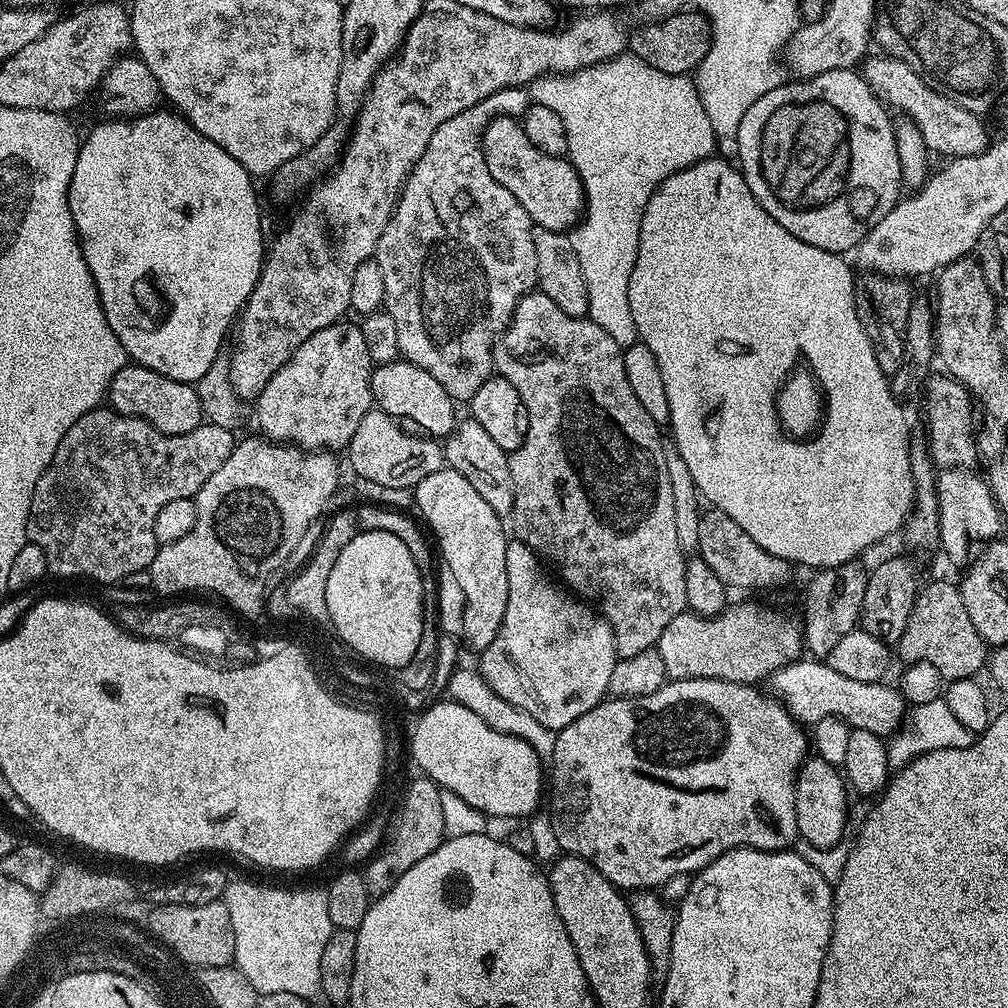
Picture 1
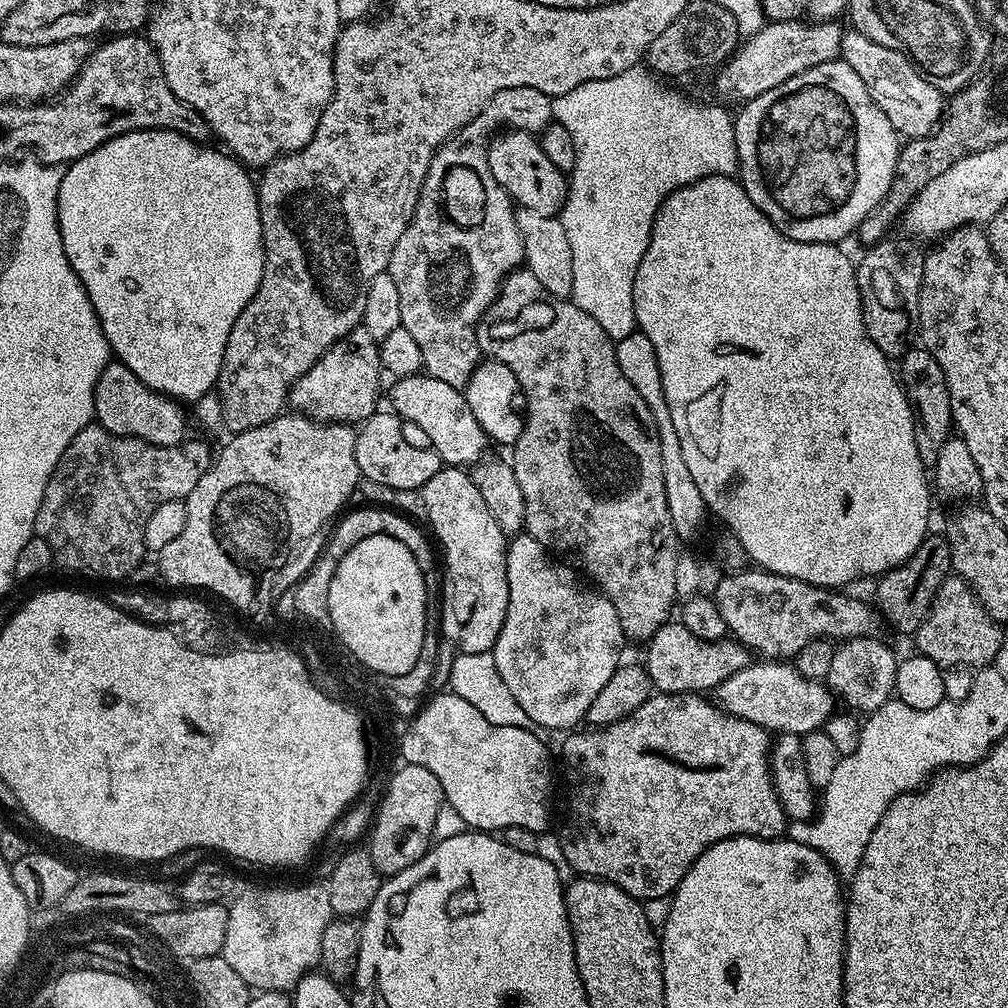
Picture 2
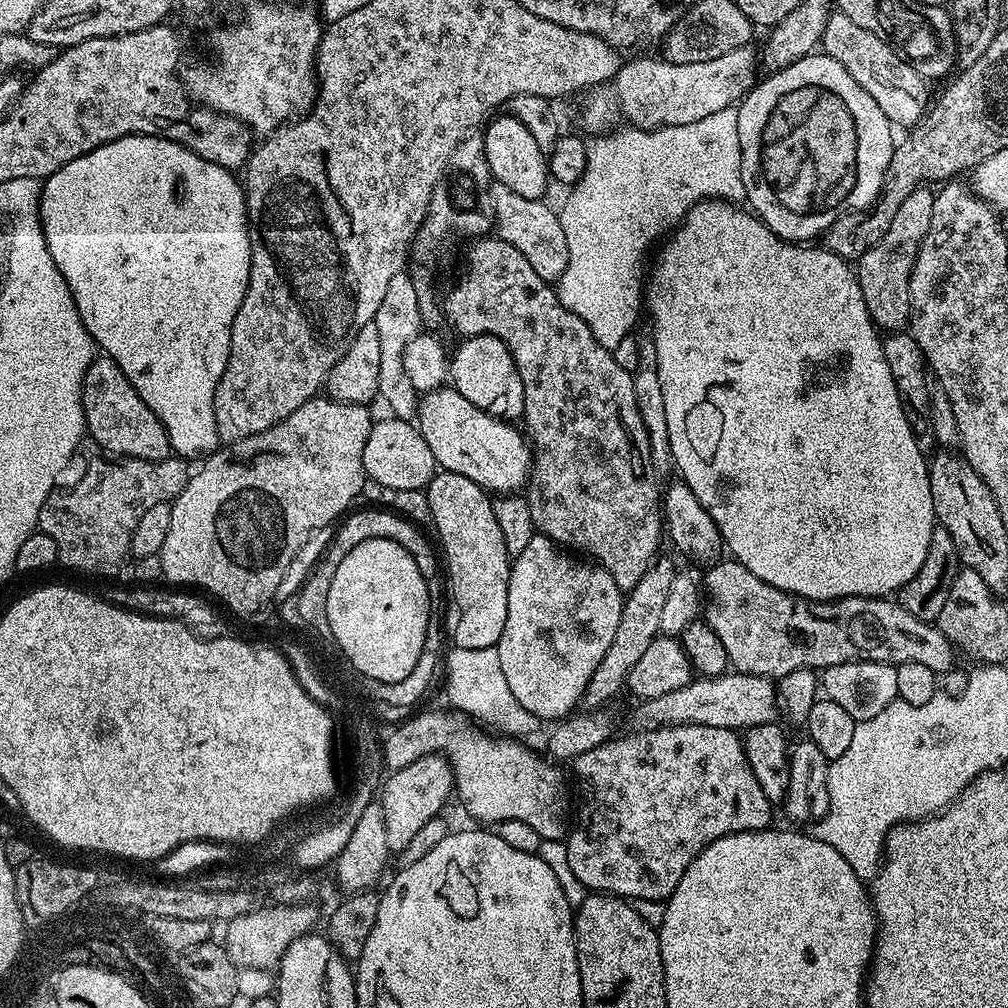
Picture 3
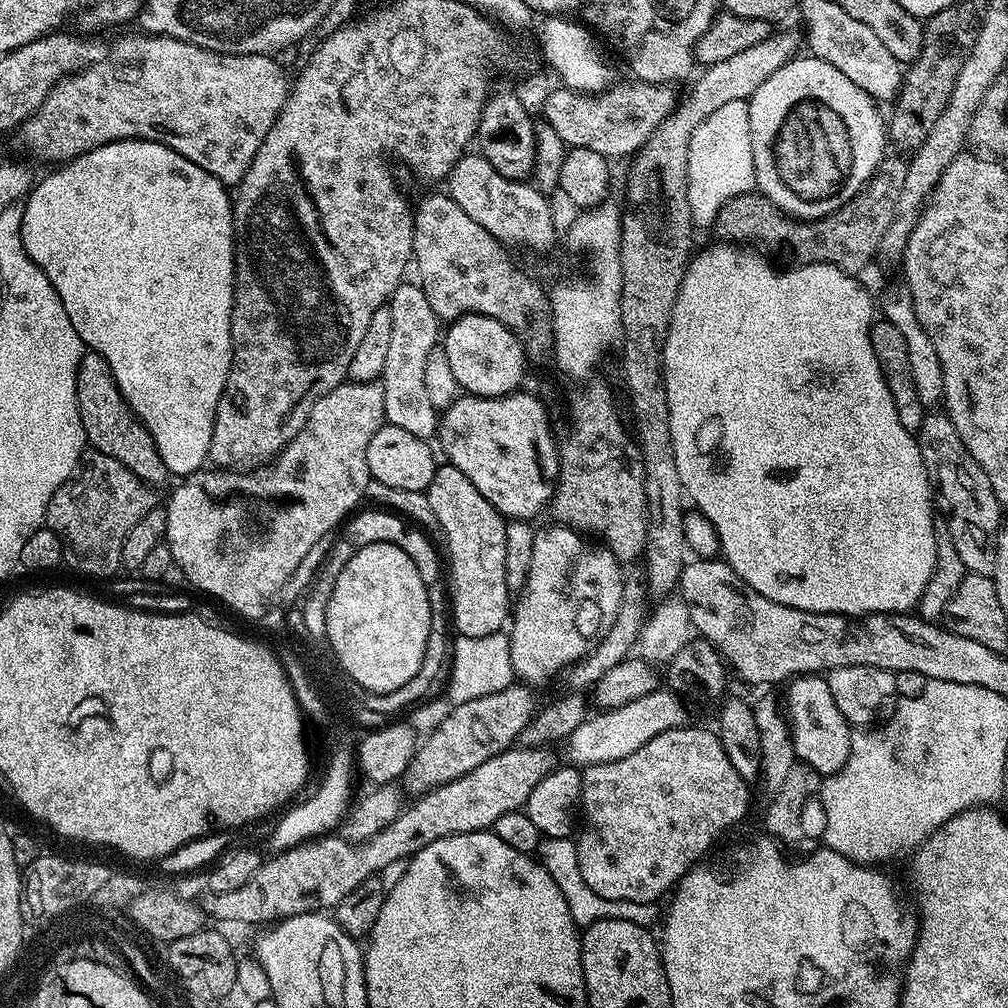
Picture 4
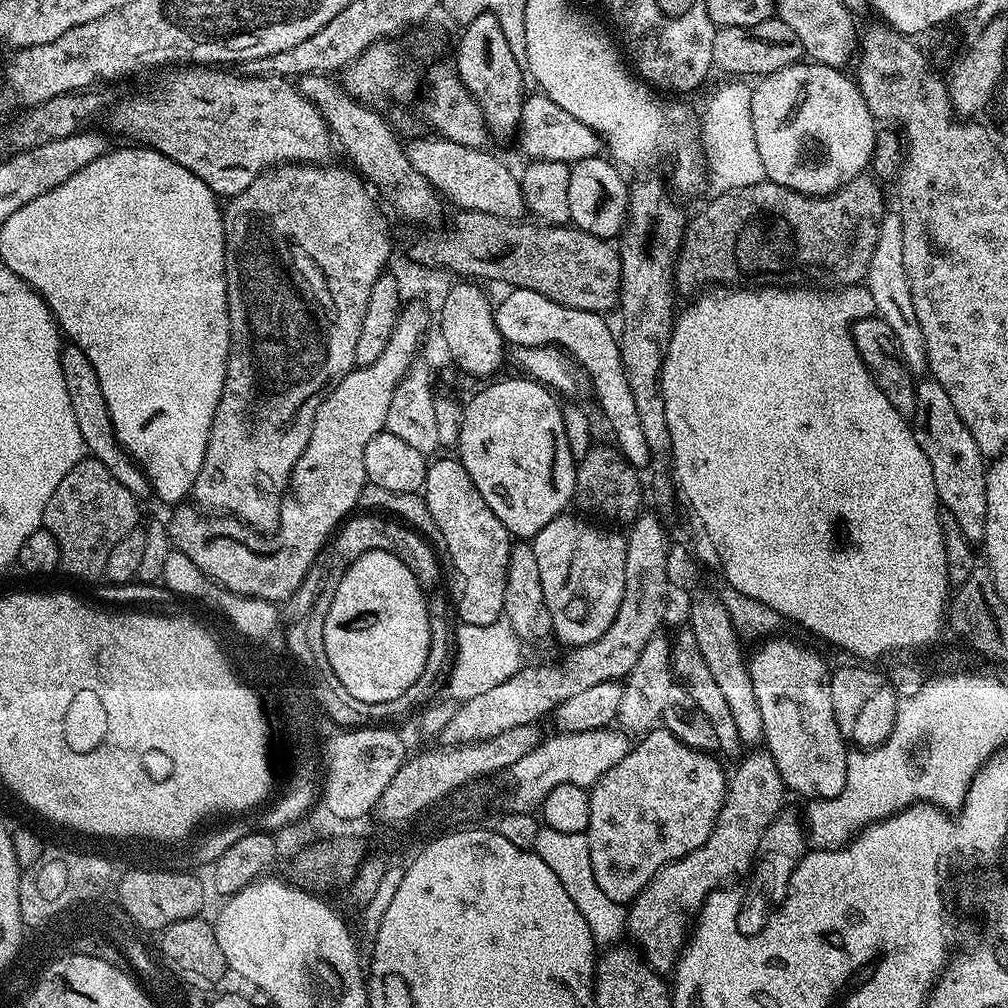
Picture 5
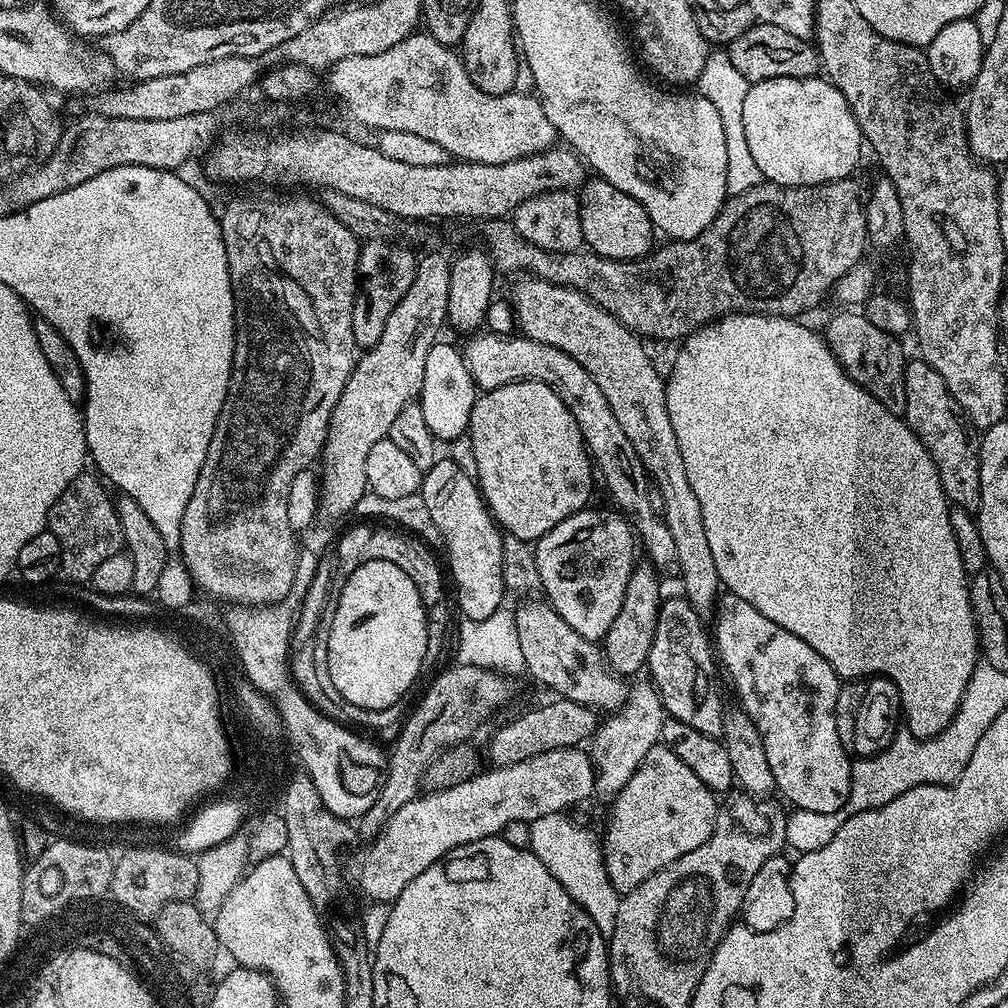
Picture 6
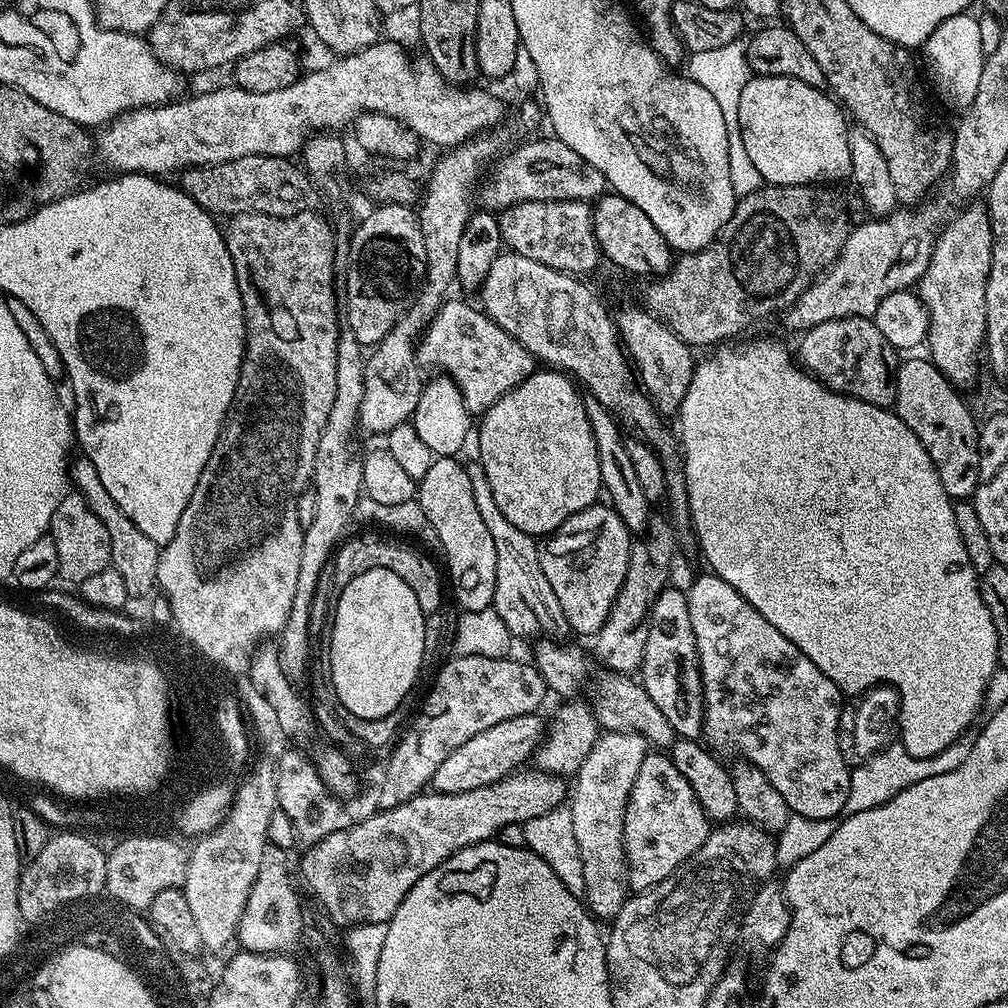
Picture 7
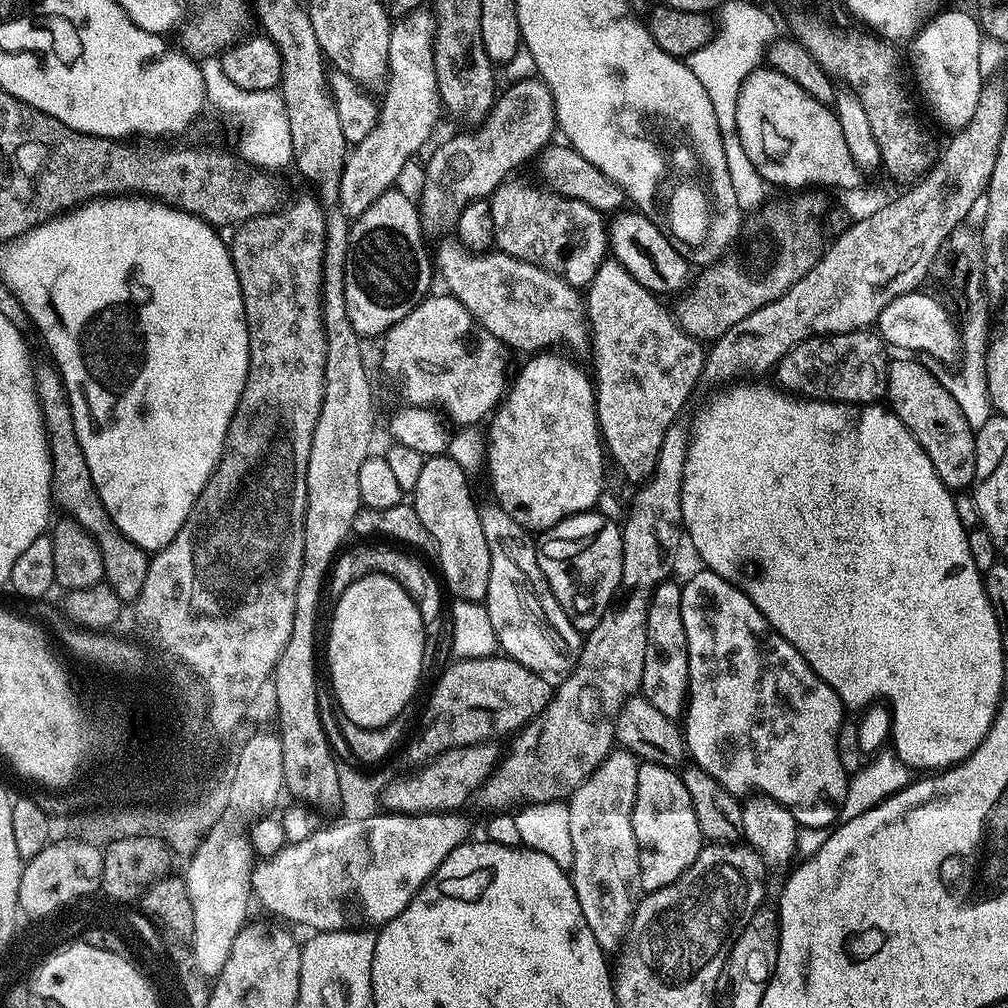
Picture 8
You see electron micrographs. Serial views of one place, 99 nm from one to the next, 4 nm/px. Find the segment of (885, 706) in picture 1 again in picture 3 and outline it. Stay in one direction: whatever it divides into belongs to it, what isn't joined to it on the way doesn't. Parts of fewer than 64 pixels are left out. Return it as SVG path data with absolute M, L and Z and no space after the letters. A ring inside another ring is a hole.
M728 670L720 676L693 678L682 690L670 690L670 694L662 694L662 698L643 701L639 705L636 716L644 726L663 726L665 724L701 724L702 726L718 726L733 730L747 730L759 724L770 724L778 716L778 688L769 677L755 676L735 670Z

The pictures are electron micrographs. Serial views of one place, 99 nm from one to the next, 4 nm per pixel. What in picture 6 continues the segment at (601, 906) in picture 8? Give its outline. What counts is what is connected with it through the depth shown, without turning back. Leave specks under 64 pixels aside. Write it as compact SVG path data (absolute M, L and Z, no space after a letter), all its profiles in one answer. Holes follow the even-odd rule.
M633 683L629 687L626 702L605 719L608 720L605 724L603 721L597 727L590 741L592 767L596 769L597 797L615 797L616 793L622 790L622 786L626 786L634 770L638 770L642 758L646 758L646 754L650 754L650 750L661 743L660 731L665 719L664 704L652 683Z

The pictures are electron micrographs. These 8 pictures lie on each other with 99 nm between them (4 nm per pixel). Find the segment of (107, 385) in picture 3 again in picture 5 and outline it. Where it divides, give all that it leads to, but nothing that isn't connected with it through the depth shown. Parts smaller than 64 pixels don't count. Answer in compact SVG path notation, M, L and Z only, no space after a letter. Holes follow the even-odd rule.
M71 342L61 347L60 365L62 379L66 381L66 394L70 394L70 407L74 409L74 418L78 422L78 430L82 433L82 442L91 459L102 462L102 466L106 466L106 470L110 470L110 474L114 474L114 478L118 478L118 482L122 482L122 486L126 486L126 490L130 490L130 494L134 494L137 501L144 502L147 496L153 495L152 484L144 469L116 440L106 402L102 398L102 390L98 386L98 374L94 374L94 366L90 366L86 354L82 354L82 350Z

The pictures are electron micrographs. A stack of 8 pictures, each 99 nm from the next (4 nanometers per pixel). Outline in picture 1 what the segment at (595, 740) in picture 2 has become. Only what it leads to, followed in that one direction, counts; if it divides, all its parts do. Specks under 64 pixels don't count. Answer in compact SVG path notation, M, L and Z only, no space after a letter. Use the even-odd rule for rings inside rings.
M714 678L668 680L654 694L645 696L612 696L600 701L594 710L586 710L570 726L556 732L554 750L550 757L550 815L554 835L558 837L561 853L588 860L621 890L656 890L676 874L695 874L722 854L735 848L757 848L763 852L782 852L797 843L800 831L794 810L796 775L810 752L810 736L799 720L784 707L775 695L759 692L759 687Z

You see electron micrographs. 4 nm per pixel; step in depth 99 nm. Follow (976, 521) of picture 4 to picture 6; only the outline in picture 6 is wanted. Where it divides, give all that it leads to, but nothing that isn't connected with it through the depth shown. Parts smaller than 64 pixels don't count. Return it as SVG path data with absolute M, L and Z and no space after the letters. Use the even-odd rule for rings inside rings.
M922 358L909 359L904 365L906 374L906 410L902 417L908 429L922 442L922 446L930 454L934 466L938 470L938 478L942 482L944 495L953 505L975 509L980 503L980 441L977 429L970 423L964 408L958 406L954 394L946 390L946 382L942 382L942 374L934 370Z

